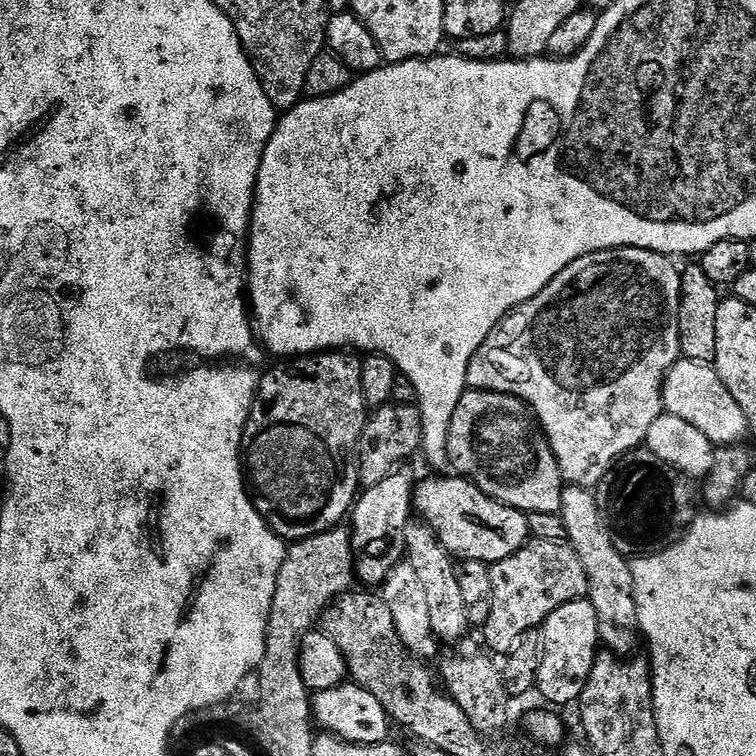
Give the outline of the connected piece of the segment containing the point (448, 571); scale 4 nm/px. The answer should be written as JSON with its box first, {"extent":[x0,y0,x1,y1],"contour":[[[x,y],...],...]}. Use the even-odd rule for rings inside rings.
{"extent":[404,520,472,644],"contour":[[[422,520],[411,521],[404,532],[404,547],[407,563],[414,566],[425,587],[433,635],[444,644],[454,644],[464,639],[472,630],[472,625],[467,617],[466,605],[463,604],[455,561],[444,548],[437,532]]]}

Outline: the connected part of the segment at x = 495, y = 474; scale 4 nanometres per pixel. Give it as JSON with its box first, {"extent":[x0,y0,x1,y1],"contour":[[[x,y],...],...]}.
{"extent":[448,390,545,500],"contour":[[[468,390],[458,402],[454,418],[450,418],[448,463],[455,475],[472,480],[497,500],[508,492],[508,484],[512,484],[516,476],[528,472],[528,464],[532,464],[528,440],[538,446],[545,443],[543,431],[525,400],[505,392]]]}

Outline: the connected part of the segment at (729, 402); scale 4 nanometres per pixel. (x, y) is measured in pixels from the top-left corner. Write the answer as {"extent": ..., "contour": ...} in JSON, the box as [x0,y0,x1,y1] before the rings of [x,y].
{"extent":[664,358,749,446],"contour":[[[681,358],[679,362],[666,374],[664,379],[664,412],[674,418],[683,418],[690,422],[690,426],[695,426],[697,430],[702,430],[706,438],[714,446],[736,446],[741,443],[743,436],[749,435],[748,419],[746,414],[742,414],[742,406],[734,402],[730,390],[722,382],[722,378],[716,373],[715,367],[711,363],[693,360],[691,358]]]}

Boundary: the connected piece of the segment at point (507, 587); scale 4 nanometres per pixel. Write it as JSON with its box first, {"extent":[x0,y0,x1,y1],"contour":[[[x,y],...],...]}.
{"extent":[482,539,588,653],"contour":[[[533,539],[522,550],[510,554],[502,562],[491,565],[494,582],[494,610],[482,626],[487,651],[509,653],[527,631],[541,627],[566,602],[582,600],[588,594],[586,570],[578,562],[578,554],[567,542],[546,542]]]}

